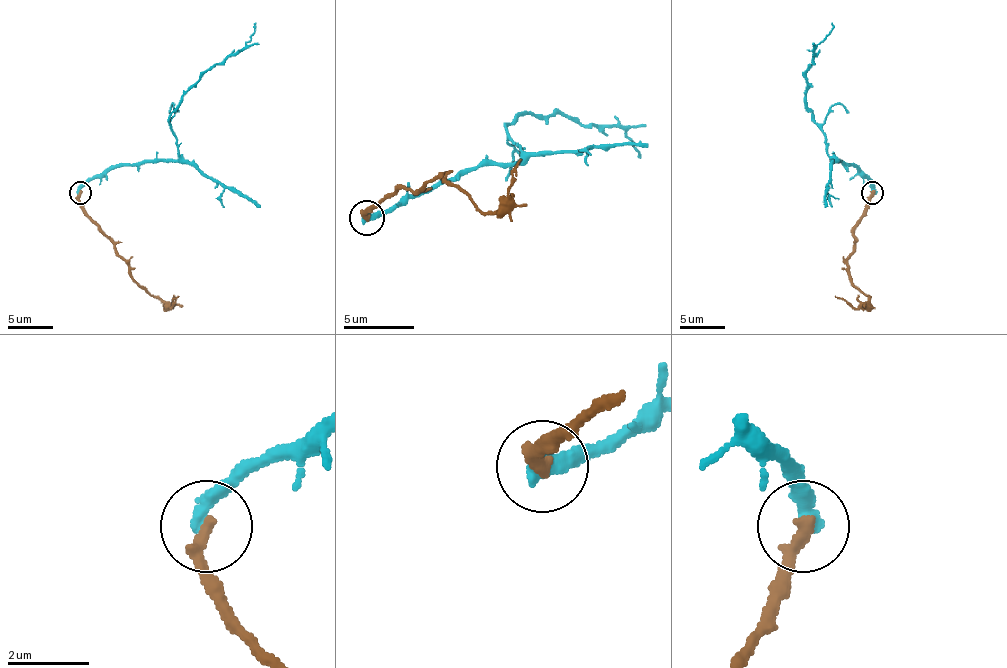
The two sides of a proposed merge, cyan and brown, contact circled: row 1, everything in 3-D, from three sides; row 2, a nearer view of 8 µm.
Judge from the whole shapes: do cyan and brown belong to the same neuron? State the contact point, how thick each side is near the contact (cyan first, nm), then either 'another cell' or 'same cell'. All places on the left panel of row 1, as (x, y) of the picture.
place (80, 192); calibres 400 and 360 nm; another cell

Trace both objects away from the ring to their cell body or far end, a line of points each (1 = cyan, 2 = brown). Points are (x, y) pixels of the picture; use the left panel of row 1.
1: (78, 193), (112, 168), (179, 157), (168, 119), (206, 71), (240, 49), (256, 22)
2: (80, 193), (83, 211), (112, 240), (114, 251), (128, 272), (170, 308), (179, 296)

